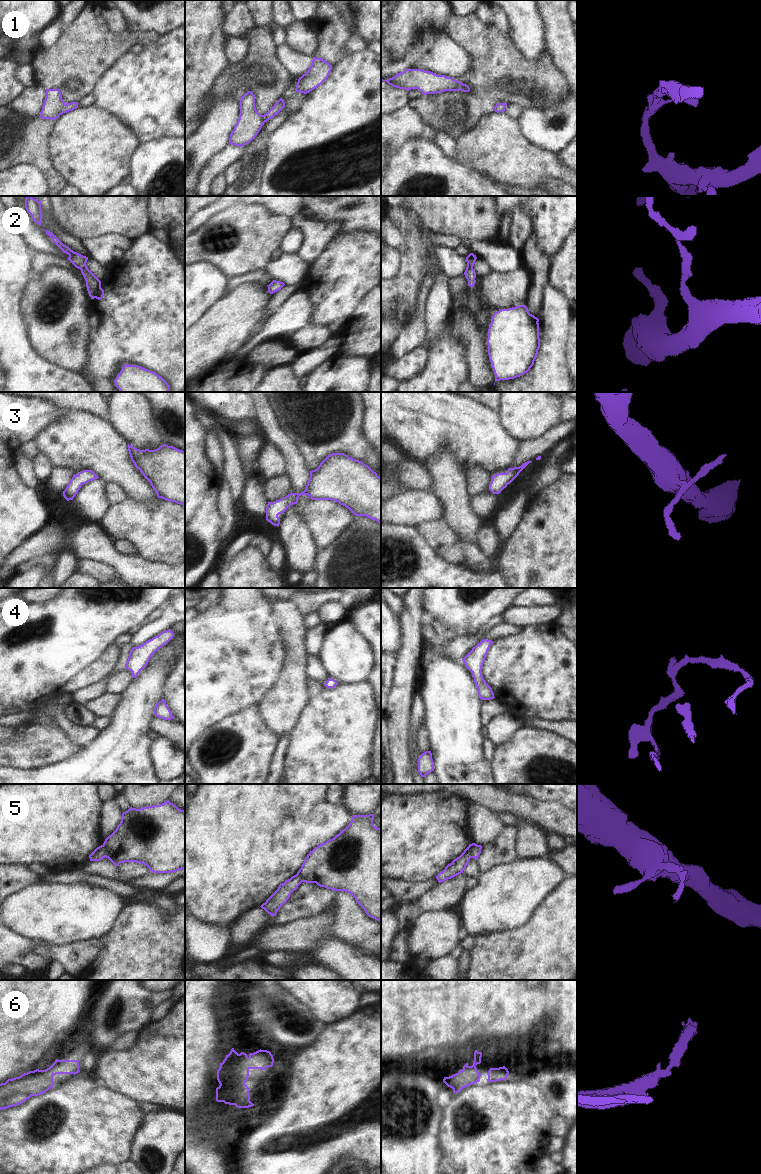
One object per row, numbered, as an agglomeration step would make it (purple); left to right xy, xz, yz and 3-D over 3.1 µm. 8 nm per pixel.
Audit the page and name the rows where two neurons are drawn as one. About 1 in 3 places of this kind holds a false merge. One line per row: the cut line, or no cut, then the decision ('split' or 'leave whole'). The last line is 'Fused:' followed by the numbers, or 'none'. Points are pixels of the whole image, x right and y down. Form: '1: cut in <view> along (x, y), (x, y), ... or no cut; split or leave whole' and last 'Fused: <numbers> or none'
1: no cut; leave whole
2: no cut; leave whole
3: no cut; leave whole
4: no cut; leave whole
5: cut in yz along (476, 844), (472, 849), (471, 857); split
6: no cut; leave whole
Fused: 5

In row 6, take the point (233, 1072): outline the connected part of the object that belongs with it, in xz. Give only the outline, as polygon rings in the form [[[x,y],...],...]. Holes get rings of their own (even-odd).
[[[232,1048],[217,1070],[220,1085],[216,1088],[216,1101],[235,1105],[237,1108],[254,1106],[250,1101],[249,1088],[245,1084],[249,1070],[265,1070],[272,1067],[273,1063],[274,1058],[270,1051],[260,1049],[247,1055],[244,1052],[238,1054]]]

